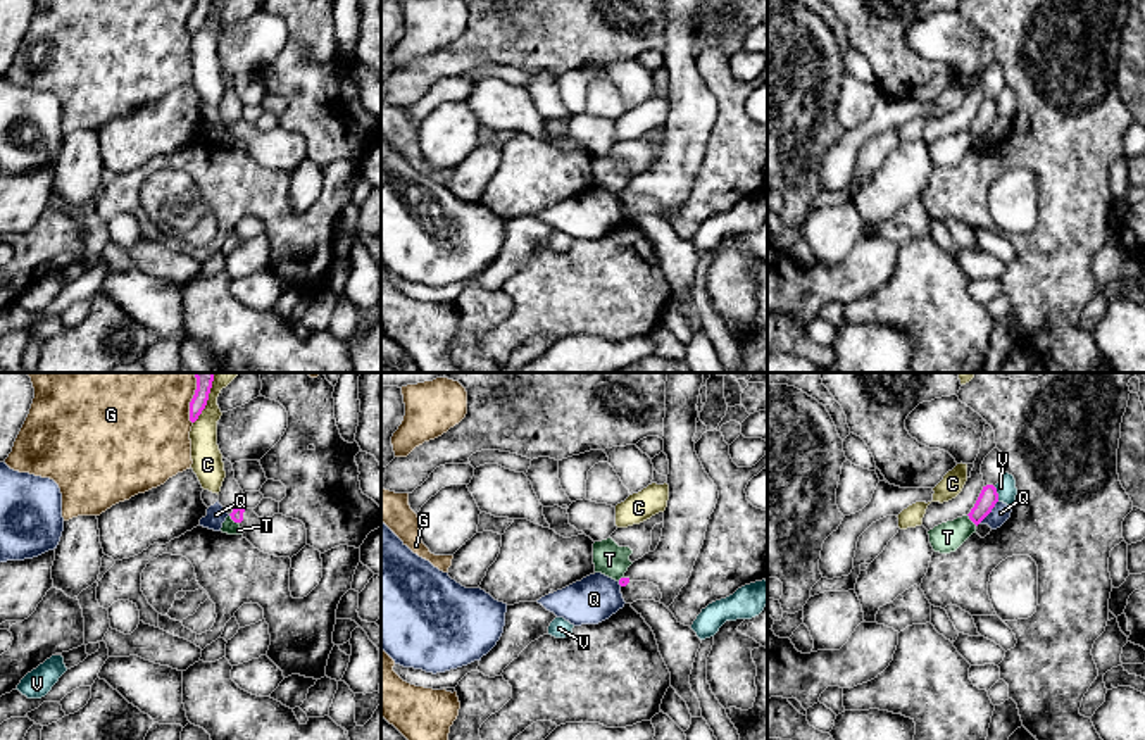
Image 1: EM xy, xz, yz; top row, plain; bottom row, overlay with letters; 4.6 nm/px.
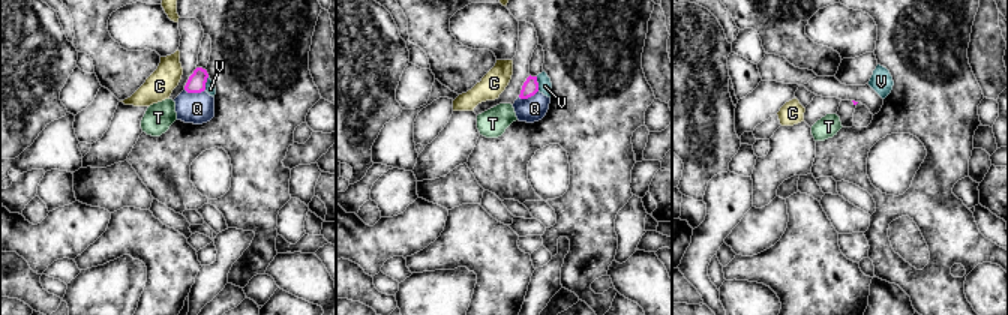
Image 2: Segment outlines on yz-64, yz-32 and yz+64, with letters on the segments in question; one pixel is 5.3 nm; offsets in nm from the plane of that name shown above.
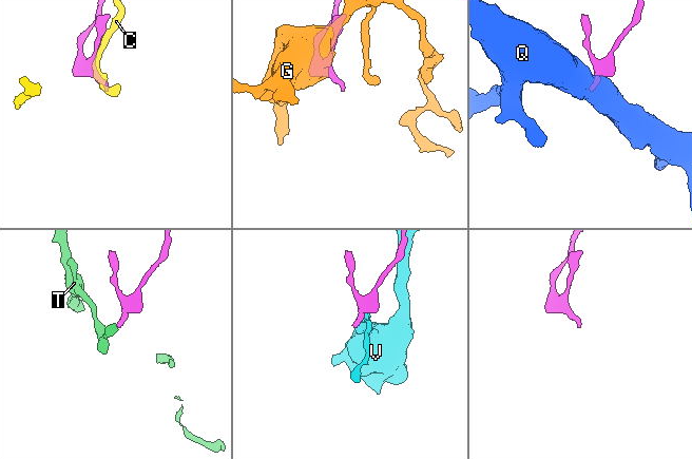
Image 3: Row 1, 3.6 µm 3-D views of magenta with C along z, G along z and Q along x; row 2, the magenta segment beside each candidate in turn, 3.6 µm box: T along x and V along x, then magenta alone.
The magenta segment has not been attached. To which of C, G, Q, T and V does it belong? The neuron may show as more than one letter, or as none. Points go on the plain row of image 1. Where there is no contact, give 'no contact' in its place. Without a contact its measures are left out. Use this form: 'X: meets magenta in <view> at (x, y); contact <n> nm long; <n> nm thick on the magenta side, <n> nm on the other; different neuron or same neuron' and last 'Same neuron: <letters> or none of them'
C: meets magenta in xy at (206, 18); contact 200 nm long; 70 nm thick on the magenta side, 140 nm on the other; different neuron
G: meets magenta in xy at (190, 19); contact 180 nm long; 70 nm thick on the magenta side, 440 nm on the other; different neuron
Q: meets magenta in yz at (988, 126); contact 140 nm long; 90 nm thick on the magenta side, 90 nm on the other; different neuron
T: meets magenta in yz at (971, 133); contact 70 nm long; 90 nm thick on the magenta side, 140 nm on the other; different neuron
V: meets magenta in yz at (997, 107); contact 80 nm long; 90 nm thick on the magenta side, 90 nm on the other; different neuron
Same neuron: none of them

